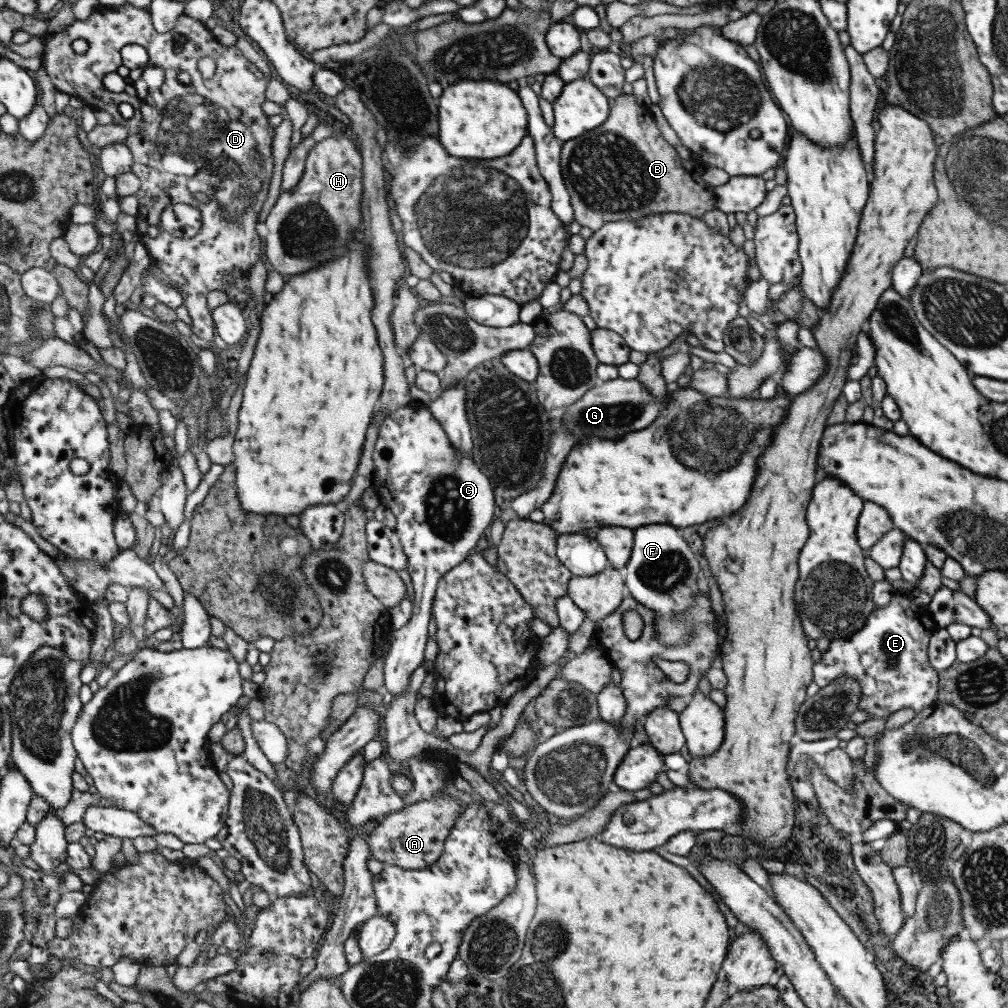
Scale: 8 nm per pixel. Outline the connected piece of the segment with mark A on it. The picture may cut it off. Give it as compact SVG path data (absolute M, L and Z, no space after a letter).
M440 794L439 798L421 800L405 805L401 810L387 813L366 836L370 858L407 870L431 865L443 852L443 843L449 829L465 806L455 799L451 795Z

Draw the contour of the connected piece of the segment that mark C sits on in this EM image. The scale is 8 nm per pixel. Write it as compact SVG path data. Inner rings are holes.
M407 404L393 409L381 422L371 454L371 487L379 498L380 508L393 514L401 551L407 559L407 574L414 599L411 616L405 626L390 632L390 649L383 660L383 688L392 695L406 691L408 678L423 663L432 598L439 578L460 564L475 548L479 536L495 519L494 495L487 477L478 469L470 454L458 451L449 441L436 418L422 405Z

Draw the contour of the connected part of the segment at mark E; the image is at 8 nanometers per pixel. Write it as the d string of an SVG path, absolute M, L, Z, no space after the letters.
M894 592L892 599L882 607L875 607L868 614L861 630L853 632L849 638L831 640L827 650L820 654L818 662L811 667L812 681L818 688L827 686L841 676L850 676L857 681L860 688L860 699L857 708L869 713L870 718L885 718L901 708L911 708L919 713L936 700L938 673L928 663L927 649L929 638L938 626L933 622L924 606L913 604L908 592Z

